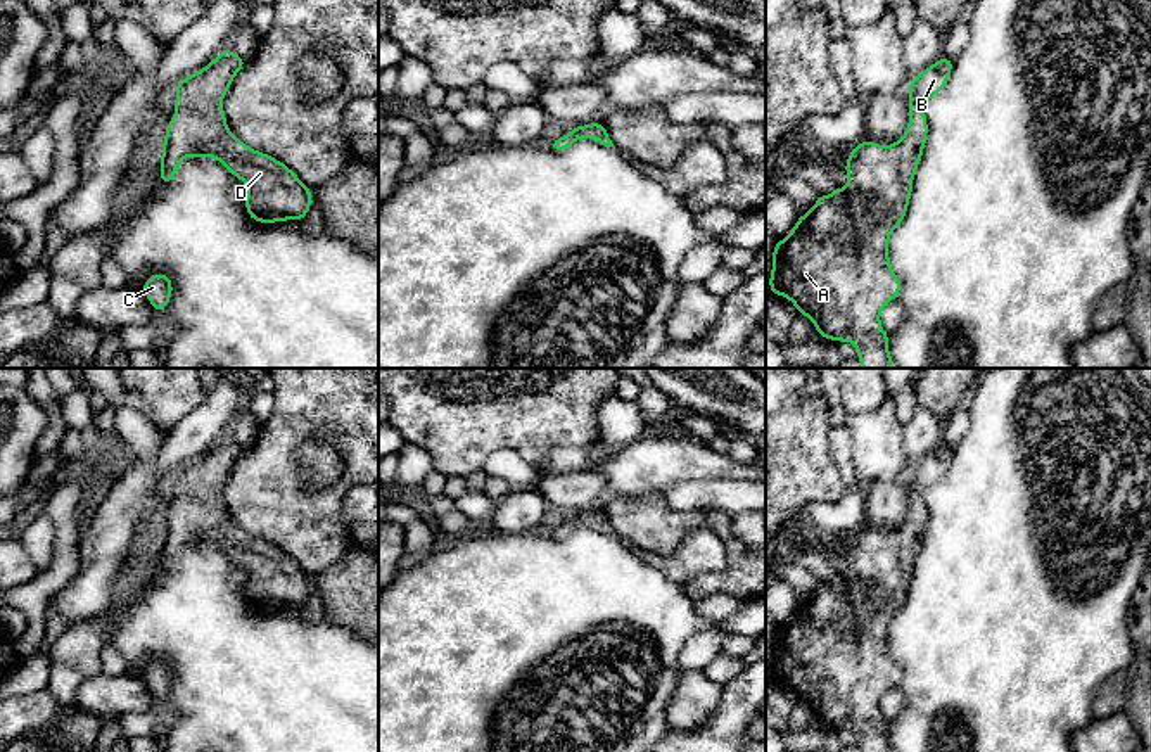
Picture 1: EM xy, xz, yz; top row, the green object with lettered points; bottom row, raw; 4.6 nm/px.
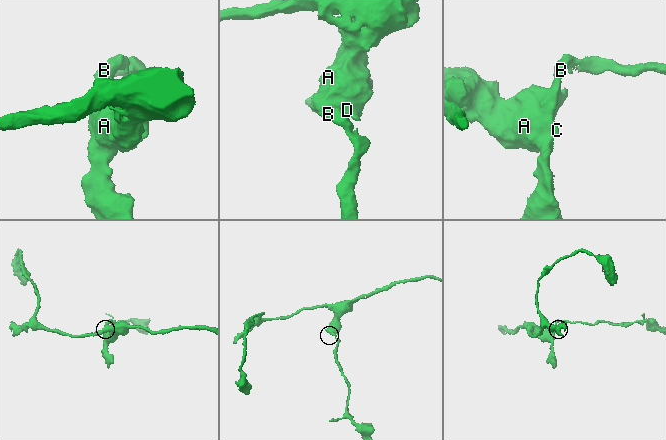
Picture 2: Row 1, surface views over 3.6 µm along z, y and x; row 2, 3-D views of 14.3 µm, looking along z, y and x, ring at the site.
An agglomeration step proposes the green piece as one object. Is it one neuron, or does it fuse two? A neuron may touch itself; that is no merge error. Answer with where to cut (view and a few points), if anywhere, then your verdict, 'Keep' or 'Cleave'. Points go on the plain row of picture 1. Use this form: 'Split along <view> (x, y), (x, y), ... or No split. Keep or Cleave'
No split. Keep

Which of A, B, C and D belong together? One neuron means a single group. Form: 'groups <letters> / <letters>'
groups A B C D

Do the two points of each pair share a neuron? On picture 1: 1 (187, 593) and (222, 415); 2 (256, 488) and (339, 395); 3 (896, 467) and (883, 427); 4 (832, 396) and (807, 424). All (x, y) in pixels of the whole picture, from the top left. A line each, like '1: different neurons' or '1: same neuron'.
1: different neurons
2: same neuron
3: same neuron
4: different neurons

